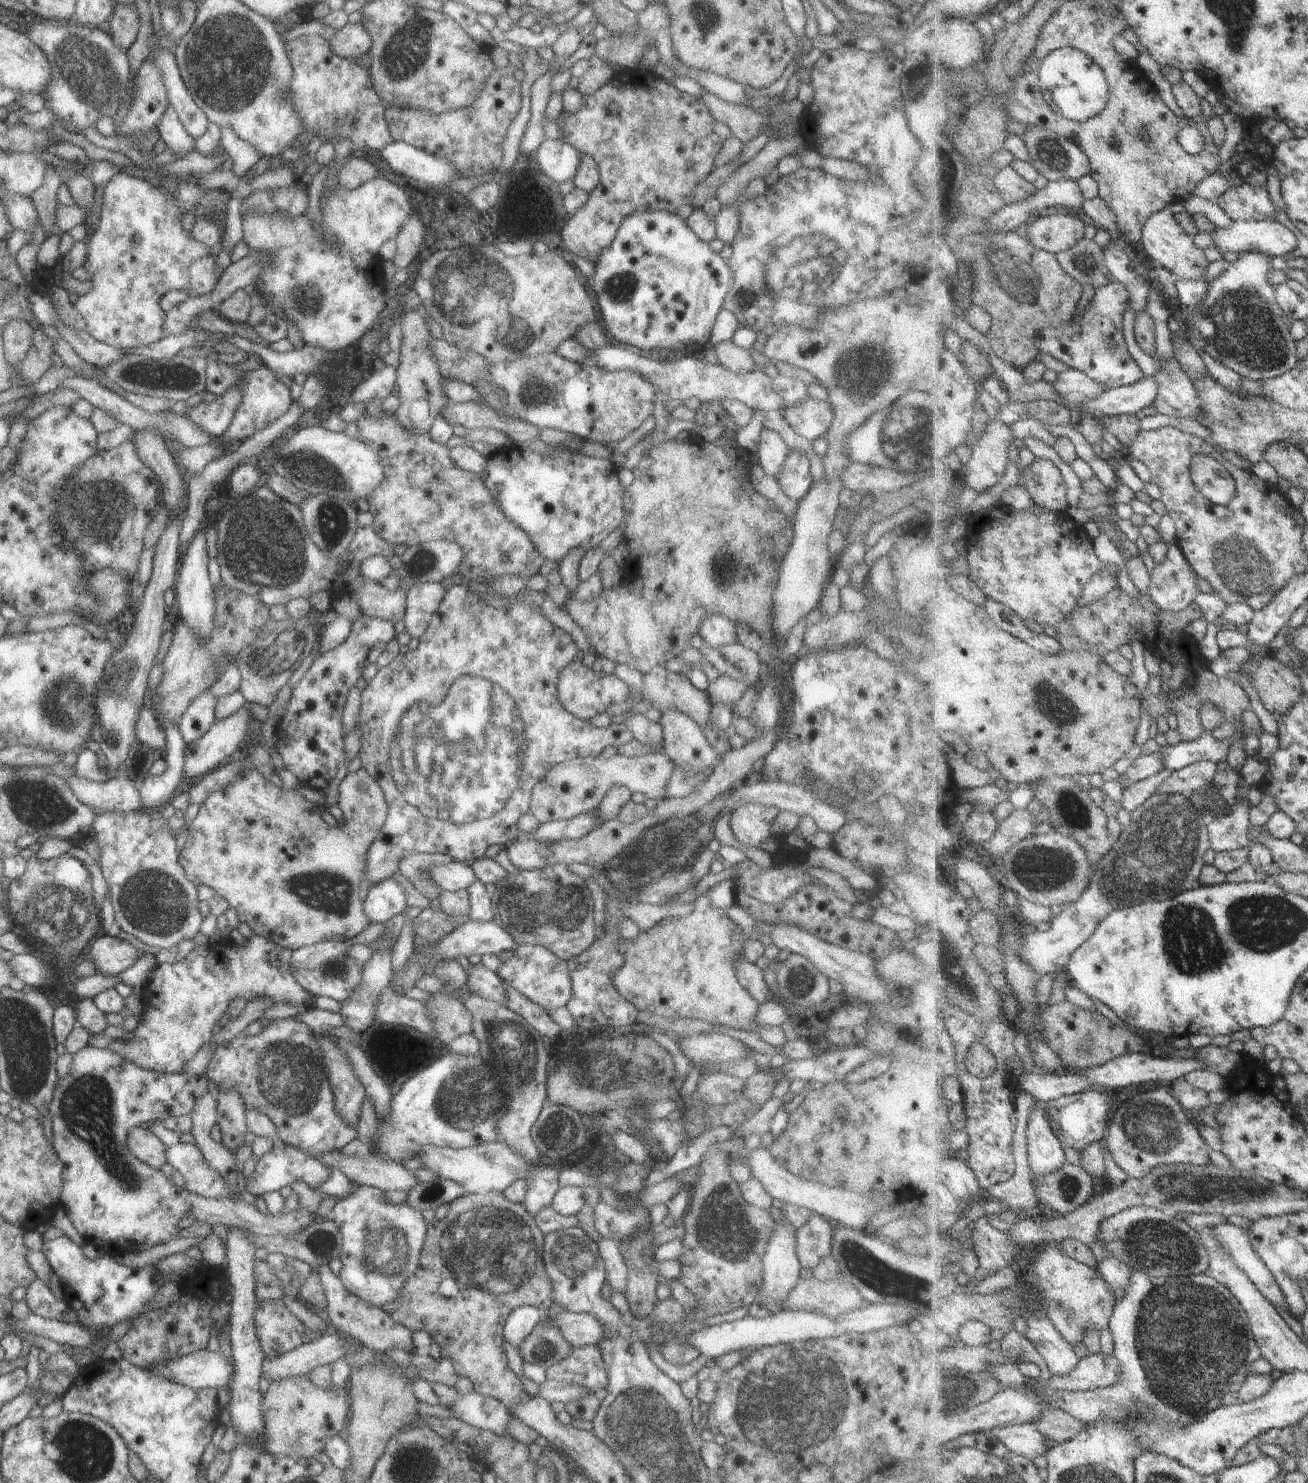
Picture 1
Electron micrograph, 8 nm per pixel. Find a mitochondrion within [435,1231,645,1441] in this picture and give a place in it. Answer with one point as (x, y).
(546, 1349)

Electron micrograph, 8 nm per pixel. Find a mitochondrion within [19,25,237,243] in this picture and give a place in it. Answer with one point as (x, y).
(104, 67)

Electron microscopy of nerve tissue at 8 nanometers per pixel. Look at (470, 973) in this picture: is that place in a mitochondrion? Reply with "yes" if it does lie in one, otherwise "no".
no

